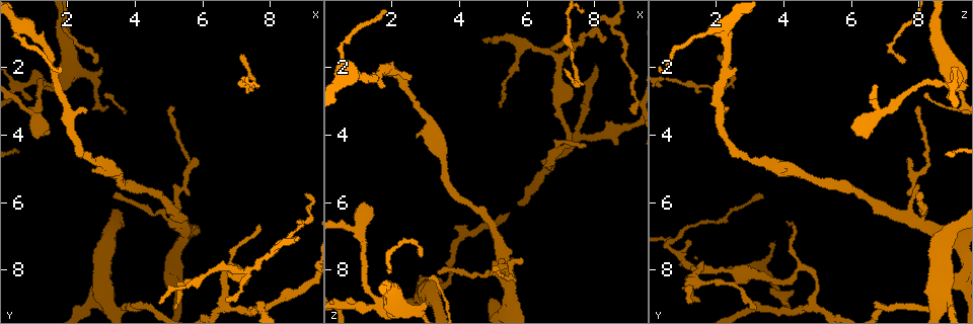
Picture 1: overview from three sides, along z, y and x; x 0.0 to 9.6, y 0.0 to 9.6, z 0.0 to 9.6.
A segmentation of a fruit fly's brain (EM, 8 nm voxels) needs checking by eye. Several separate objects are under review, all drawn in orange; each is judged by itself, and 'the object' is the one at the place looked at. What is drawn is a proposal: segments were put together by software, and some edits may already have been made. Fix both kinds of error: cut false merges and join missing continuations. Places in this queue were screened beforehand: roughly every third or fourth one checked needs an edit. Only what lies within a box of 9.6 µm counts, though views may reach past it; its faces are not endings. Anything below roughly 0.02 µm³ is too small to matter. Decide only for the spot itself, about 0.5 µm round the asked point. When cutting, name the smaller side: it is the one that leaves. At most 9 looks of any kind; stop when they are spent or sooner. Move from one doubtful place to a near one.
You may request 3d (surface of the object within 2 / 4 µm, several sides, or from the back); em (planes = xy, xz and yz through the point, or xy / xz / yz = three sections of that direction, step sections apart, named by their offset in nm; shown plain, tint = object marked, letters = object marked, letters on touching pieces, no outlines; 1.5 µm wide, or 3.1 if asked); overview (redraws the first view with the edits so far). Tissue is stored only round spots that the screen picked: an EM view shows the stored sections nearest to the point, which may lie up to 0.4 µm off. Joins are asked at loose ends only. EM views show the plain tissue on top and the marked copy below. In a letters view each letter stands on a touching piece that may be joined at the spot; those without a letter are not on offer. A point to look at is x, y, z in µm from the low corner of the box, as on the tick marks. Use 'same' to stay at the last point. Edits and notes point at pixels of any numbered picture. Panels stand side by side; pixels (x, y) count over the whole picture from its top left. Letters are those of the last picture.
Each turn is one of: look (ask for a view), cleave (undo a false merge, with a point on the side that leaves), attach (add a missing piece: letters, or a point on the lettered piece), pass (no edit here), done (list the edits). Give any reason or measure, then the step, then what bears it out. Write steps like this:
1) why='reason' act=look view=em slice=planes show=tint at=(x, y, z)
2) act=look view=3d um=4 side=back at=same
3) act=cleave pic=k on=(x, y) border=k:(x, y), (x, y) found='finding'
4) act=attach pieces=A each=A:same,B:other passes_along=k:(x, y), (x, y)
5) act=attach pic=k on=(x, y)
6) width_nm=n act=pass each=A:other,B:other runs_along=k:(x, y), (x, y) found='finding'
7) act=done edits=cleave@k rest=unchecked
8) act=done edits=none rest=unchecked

why='an open end' act=look view=em slice=xy step=8 show=letters at=(1.40, 3.85, 6.15)

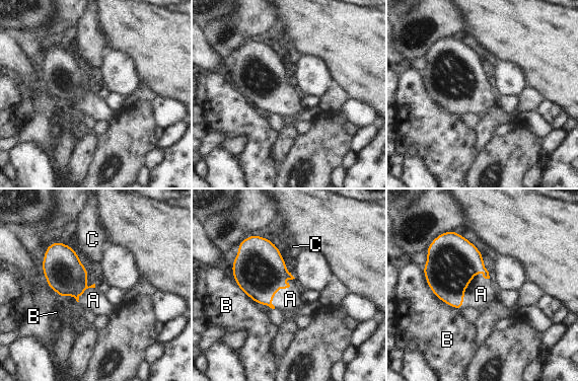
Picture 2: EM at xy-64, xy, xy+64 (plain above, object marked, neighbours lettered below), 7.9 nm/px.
why='another direction' act=look view=em slice=planes show=letters at=same

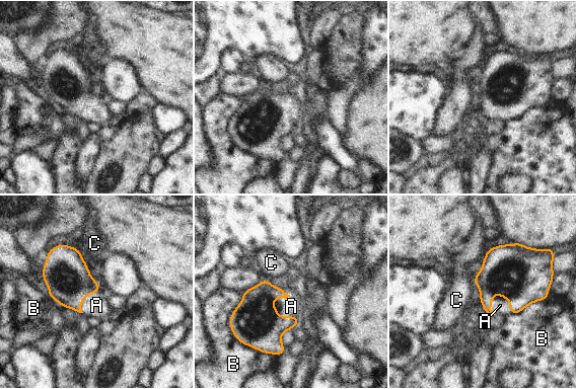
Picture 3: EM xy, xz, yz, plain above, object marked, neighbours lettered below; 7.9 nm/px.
act=attach pieces=A each=A:same,B:other,C:other found='it goes on there'

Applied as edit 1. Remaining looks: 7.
why='thin end' act=look view=em slice=xy step=8 show=letters at=(5.15, 3.15, 8.00)

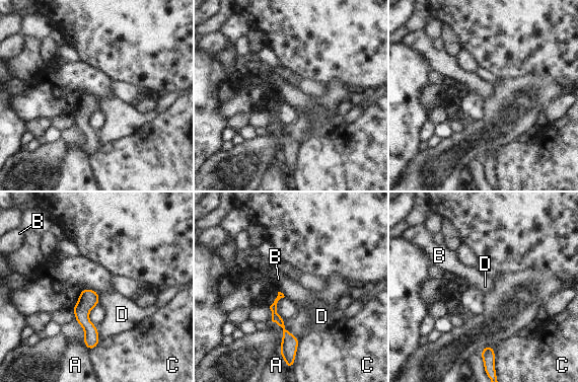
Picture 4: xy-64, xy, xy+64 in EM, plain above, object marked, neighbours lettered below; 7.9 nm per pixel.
act=look view=em slice=planes show=letters at=same

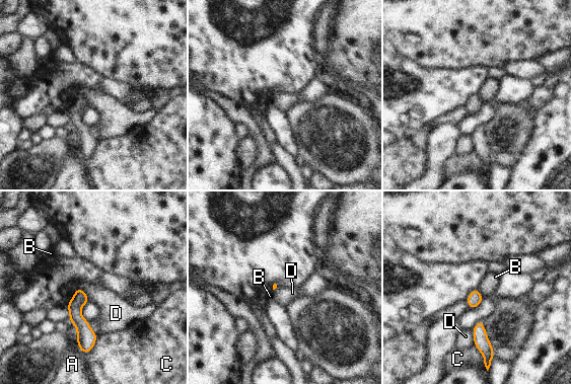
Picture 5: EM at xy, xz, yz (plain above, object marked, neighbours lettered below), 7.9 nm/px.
act=pass each=A:other,B:other,C:other,D:other found='none of them fits'

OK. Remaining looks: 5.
why='tapers out' act=look view=em slice=yz step=4 show=letters at=(5.25, 9.20, 3.25)

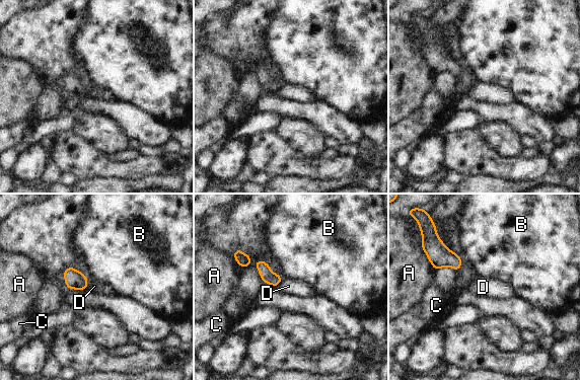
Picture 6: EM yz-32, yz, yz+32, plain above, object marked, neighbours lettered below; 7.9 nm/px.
width_nm=70 act=pass each=A:other,B:other,C:other,D:other found='none of them fits'

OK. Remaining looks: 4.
why='branch stops here' act=look view=3d um=2 at=(4.75, 9.00, 1.15)

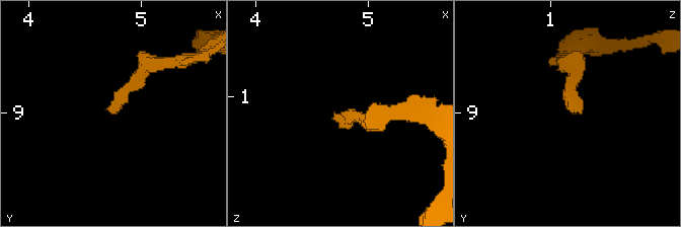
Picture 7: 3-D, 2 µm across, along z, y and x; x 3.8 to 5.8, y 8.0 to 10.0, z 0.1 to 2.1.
why='now the EM' act=look view=em slice=yz step=8 show=letters at=(4.72, 9.00, 1.18)

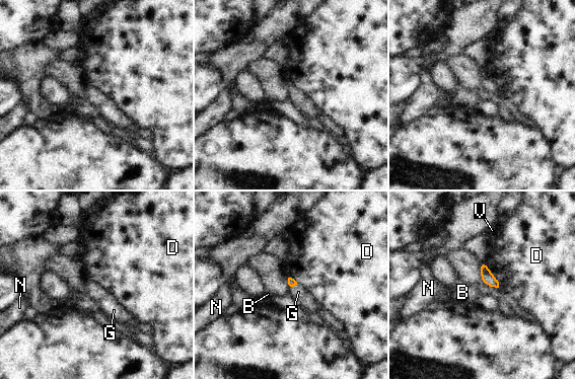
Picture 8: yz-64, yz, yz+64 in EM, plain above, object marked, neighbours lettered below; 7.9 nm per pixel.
act=attach pieces=G each=B:other,D:other,G:same,N:other,V:other passes_along=8:(291, 282), (293, 285), (298, 292) found='the neuron continues'

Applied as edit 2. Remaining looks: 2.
act=done edits=attach@3,attach@8 rest=unchecked

